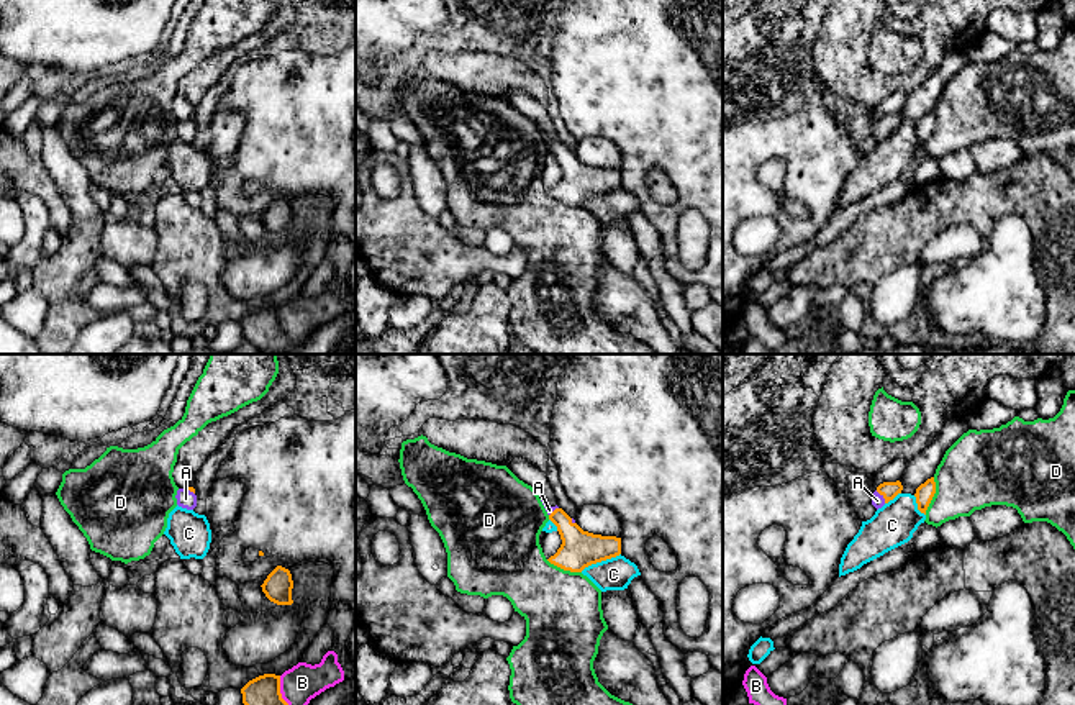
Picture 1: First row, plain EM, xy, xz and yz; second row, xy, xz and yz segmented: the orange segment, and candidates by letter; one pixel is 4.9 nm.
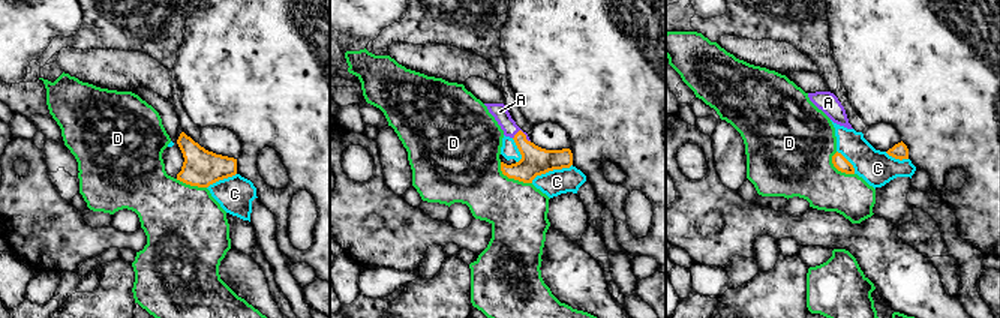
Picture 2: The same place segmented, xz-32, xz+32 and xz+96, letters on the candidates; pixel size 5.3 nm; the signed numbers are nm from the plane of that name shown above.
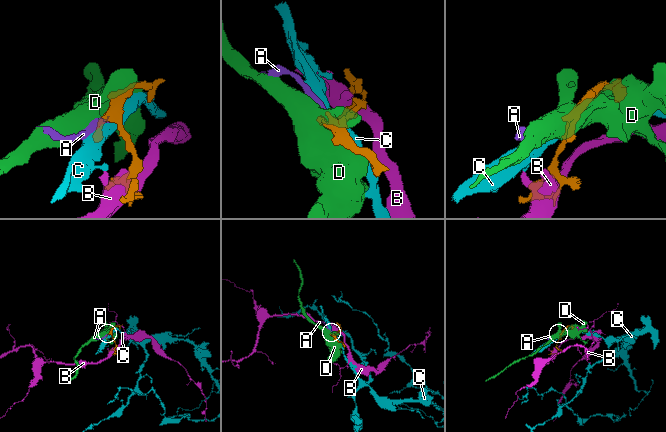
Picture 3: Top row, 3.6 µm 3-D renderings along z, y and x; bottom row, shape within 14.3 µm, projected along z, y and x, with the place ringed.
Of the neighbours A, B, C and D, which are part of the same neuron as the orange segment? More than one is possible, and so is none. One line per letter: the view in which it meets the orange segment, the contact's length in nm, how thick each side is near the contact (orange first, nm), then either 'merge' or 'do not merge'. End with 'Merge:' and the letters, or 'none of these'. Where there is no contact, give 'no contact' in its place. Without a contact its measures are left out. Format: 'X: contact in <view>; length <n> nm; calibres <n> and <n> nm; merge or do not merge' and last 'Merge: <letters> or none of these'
A: contact in yz; length 80 nm; calibres 80 and 60 nm; merge
B: contact in xy; length 150 nm; calibres 140 and 180 nm; do not merge
C: contact in xz; length 220 nm; calibres 190 and 160 nm; do not merge
D: contact in yz; length 190 nm; calibres 90 and 360 nm; do not merge
Merge: A

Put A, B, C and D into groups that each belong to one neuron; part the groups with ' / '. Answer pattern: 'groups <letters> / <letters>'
groups A / B / C / D

